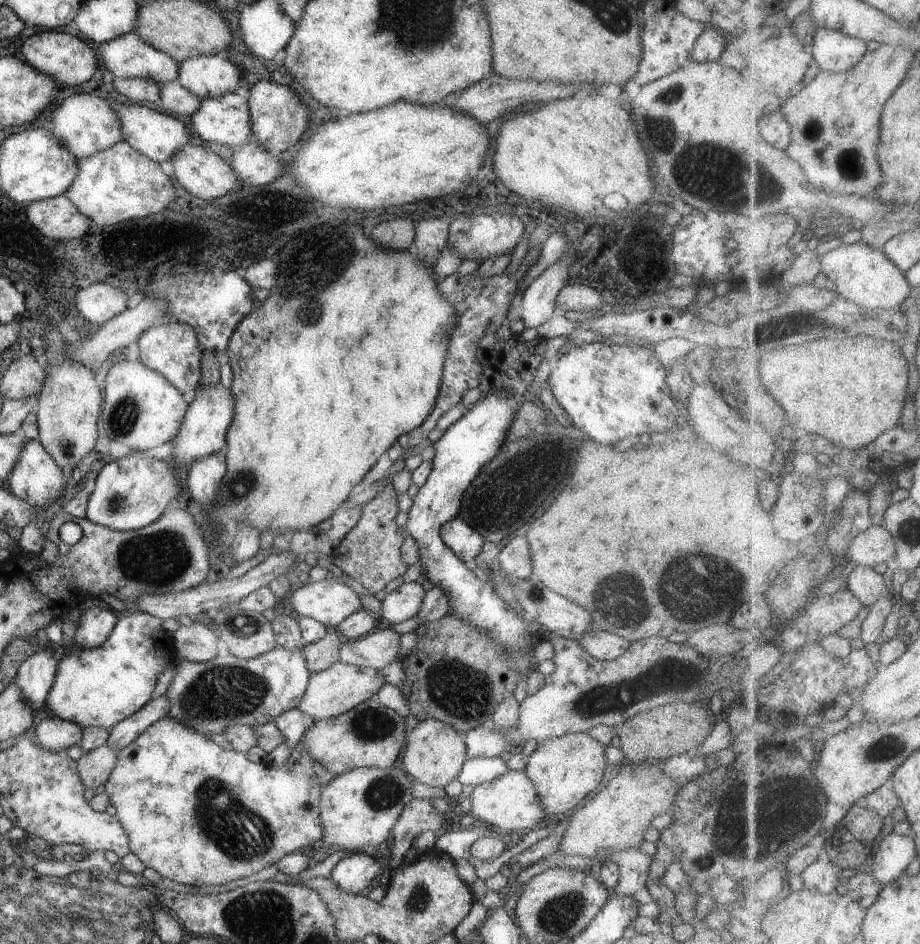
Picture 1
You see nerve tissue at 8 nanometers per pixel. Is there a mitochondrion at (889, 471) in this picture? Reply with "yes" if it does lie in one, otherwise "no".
no

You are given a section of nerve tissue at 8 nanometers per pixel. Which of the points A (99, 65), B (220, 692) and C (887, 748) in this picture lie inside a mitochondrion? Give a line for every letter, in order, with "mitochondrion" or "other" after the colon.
A: other
B: mitochondrion
C: mitochondrion

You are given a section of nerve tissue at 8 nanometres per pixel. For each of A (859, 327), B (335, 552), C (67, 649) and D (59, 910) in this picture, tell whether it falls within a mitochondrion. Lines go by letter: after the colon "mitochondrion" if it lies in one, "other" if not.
A: other
B: other
C: other
D: mitochondrion

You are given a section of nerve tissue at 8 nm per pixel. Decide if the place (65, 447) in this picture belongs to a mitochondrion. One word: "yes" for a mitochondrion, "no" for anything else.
yes

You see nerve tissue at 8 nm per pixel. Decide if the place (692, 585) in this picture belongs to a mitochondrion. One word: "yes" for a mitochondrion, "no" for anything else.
yes

